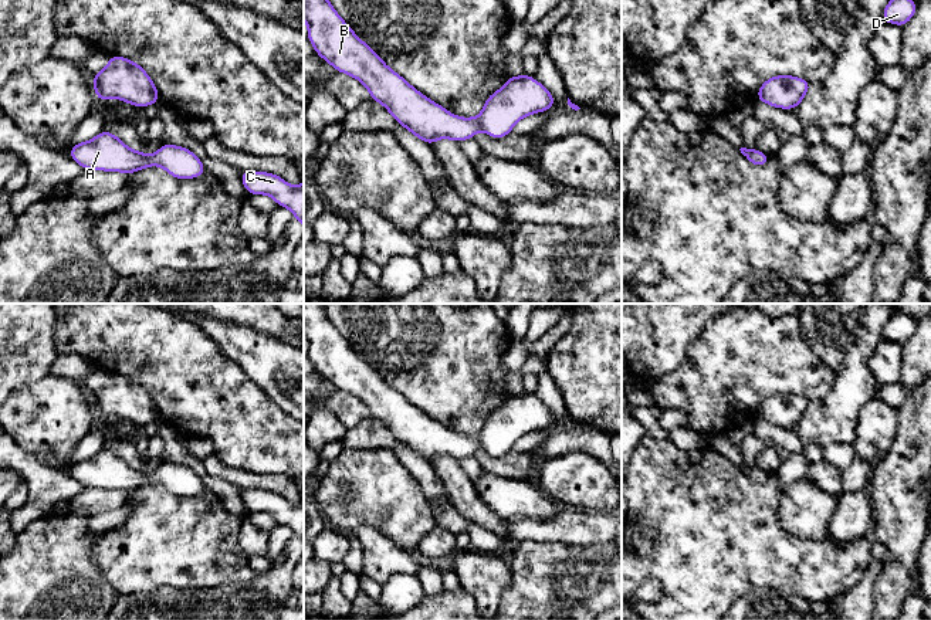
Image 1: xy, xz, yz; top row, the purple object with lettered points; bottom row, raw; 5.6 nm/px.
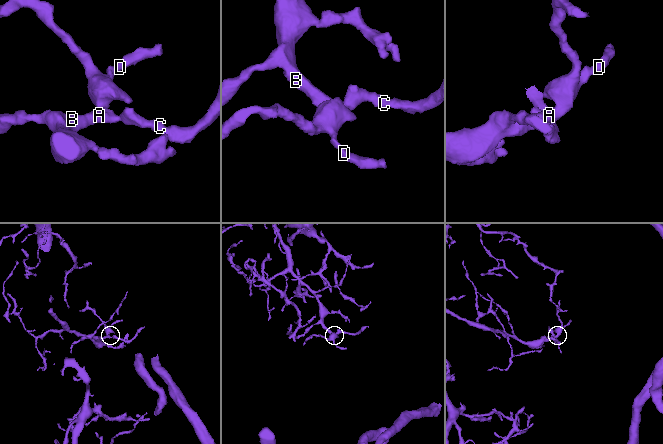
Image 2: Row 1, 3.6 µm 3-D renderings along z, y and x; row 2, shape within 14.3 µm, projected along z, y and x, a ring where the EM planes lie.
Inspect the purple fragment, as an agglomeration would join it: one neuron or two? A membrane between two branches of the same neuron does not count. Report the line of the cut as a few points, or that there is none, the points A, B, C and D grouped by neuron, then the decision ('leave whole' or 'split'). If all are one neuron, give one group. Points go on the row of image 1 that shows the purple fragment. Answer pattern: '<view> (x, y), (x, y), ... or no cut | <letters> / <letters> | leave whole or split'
no cut | A B C D | leave whole

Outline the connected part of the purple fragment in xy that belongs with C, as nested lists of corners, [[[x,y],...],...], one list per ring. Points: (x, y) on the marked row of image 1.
[[[241,172],[240,177],[250,194],[271,196],[277,206],[290,209],[304,226],[304,182],[291,186],[280,176],[267,172]]]

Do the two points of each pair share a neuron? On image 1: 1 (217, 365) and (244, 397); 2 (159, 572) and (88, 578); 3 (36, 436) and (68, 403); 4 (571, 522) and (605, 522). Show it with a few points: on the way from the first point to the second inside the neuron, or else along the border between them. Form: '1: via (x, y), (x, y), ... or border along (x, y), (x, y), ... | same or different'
1: via (220, 373), (236, 389) | same
2: border along (94, 544), (92, 561), (118, 595) | different
3: via (44, 427), (60, 412) | same
4: via (579, 525), (596, 525) | same

